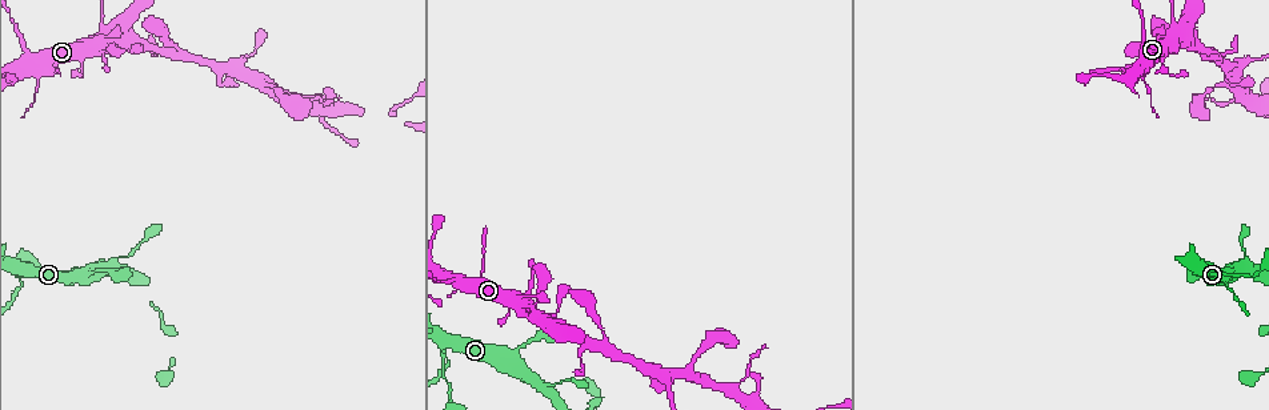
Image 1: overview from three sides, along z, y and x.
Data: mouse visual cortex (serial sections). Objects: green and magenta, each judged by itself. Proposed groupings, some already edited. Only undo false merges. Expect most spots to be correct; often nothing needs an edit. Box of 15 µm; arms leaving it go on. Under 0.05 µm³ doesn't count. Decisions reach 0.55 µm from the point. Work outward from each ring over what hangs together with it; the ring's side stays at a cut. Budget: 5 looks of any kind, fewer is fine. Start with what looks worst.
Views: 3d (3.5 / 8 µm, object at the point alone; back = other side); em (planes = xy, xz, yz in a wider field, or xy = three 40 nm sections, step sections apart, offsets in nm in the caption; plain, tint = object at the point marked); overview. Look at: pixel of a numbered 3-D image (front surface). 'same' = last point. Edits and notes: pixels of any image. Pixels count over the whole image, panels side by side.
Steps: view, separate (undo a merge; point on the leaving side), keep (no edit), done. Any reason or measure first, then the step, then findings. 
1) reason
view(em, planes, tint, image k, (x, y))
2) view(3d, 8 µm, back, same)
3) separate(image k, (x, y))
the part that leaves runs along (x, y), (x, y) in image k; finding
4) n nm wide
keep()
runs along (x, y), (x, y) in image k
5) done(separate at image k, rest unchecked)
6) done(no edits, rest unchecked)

calibre changes
view(em, xy, step 2, tint, image 1, (17, 276))

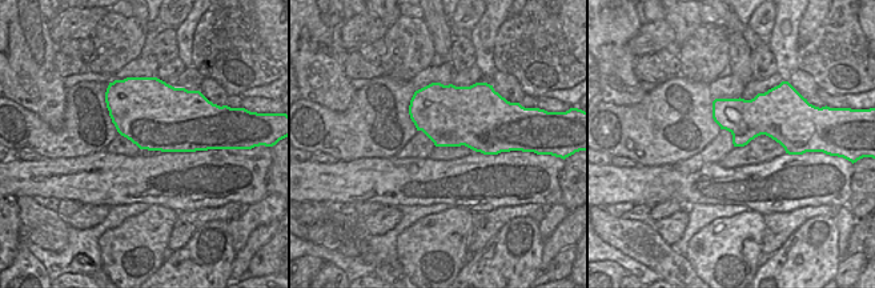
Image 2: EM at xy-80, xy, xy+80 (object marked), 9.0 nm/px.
wider look
view(3d, 3.5 µm, same)

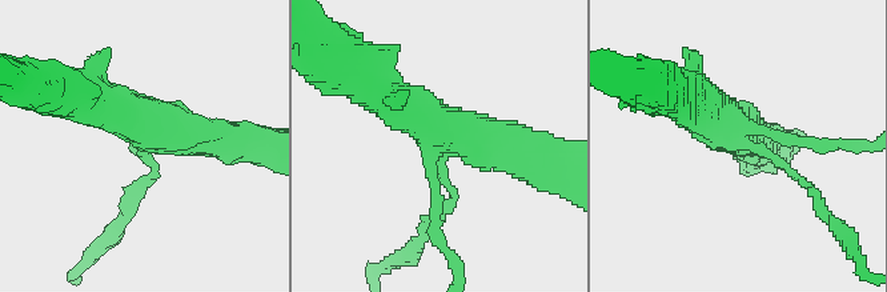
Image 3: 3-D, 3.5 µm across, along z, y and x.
4 arms; arms of 150, 150, 450, 500 nm
keep()
runs along (742, 136), (817, 198) in image 3; continuous, no second cell

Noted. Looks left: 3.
sharp bend
view(3d, 8 µm, image 1, (455, 281))

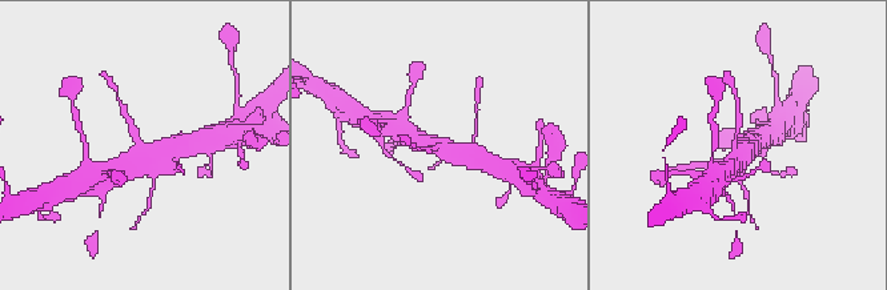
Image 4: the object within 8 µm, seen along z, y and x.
closer look
view(3d, 3.5 µm, image 4, (439, 145))

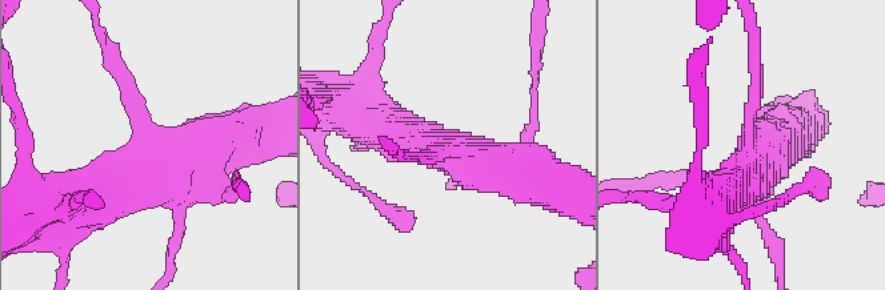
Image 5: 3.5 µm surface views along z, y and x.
now the EM
view(em, planes, tint, image 5, (150, 145))

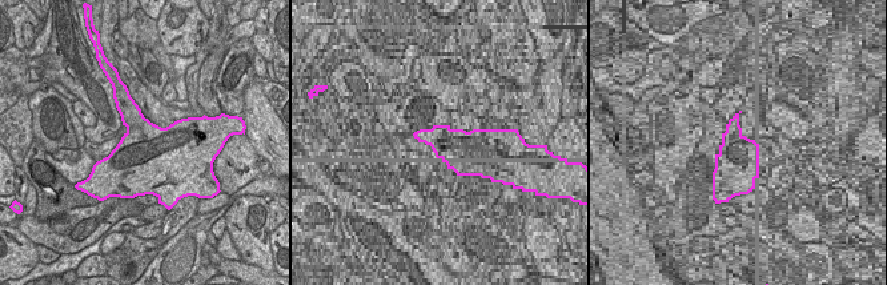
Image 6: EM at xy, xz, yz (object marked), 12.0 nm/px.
keep()
runs along (251, 131), (132, 188), (95, 192) in image 5; all the same cell

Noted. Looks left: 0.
done(no edits, rest unchecked)

